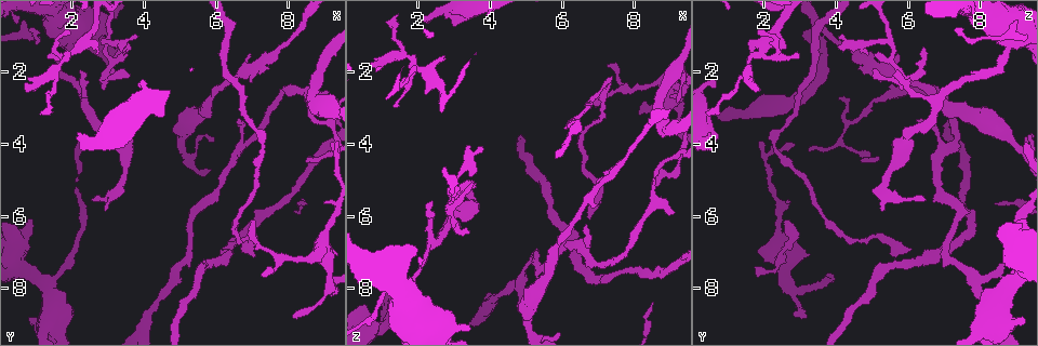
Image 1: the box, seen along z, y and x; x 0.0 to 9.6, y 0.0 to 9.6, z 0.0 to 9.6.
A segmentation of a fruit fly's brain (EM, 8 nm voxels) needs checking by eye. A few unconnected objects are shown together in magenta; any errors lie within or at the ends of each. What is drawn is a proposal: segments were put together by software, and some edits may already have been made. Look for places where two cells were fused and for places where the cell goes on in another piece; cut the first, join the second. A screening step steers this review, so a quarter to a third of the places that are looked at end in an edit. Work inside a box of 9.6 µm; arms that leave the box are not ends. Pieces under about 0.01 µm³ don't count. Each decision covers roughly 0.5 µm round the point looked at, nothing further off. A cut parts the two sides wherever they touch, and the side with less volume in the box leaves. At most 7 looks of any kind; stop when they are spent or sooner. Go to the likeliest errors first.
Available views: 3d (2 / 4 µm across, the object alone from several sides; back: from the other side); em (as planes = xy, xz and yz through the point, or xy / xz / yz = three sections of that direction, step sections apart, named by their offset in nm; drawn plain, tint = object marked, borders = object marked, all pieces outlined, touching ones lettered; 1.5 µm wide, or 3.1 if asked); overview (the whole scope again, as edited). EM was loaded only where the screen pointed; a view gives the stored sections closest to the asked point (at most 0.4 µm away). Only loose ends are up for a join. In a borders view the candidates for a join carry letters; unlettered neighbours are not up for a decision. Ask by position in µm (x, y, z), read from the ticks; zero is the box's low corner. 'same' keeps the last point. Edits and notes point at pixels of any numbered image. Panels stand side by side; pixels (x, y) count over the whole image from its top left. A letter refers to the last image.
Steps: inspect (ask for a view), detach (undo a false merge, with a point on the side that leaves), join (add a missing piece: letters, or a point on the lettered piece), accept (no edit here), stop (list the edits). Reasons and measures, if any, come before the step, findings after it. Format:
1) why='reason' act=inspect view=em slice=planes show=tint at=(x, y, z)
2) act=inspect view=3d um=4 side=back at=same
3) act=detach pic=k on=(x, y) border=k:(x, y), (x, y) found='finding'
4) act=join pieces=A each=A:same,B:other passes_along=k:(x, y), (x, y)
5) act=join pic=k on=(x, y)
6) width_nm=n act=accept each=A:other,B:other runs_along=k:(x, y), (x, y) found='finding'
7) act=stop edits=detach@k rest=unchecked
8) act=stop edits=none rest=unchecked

why='sharp bend' act=inspect view=3d um=4 at=(2.85, 1.10, 5.45)

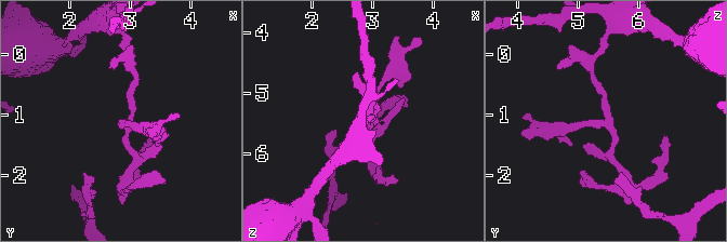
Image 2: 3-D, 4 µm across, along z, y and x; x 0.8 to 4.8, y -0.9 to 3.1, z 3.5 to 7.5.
act=inspect view=em slice=xy step=8 show=tint at=(2.95, 1.15, 5.40)

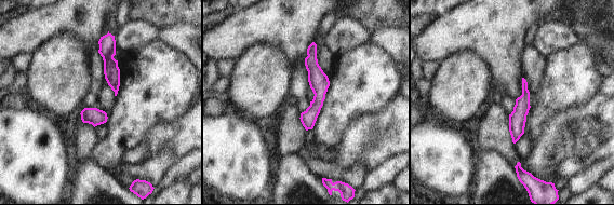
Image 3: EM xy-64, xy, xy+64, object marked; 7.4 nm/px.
act=inspect view=em slice=xz step=8 show=borders at=same

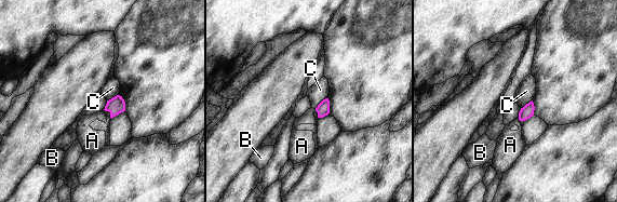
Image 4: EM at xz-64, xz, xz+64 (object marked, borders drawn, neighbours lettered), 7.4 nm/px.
width_nm=50 longest_contact=C:130nm act=accept each=A:other,B:other,C:other found='continuous, no second cell'

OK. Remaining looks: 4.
why='tapers out' act=inspect view=3d um=2 at=(1.40, 1.55, 3.05)

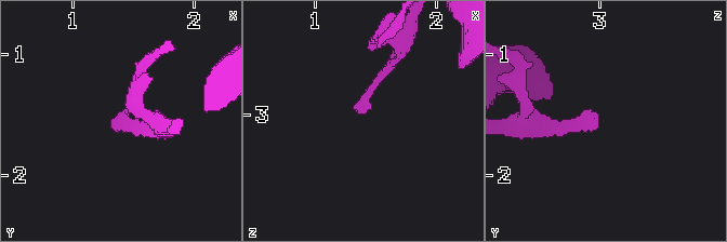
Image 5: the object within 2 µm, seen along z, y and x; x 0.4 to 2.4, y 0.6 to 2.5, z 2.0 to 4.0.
act=inspect view=em slice=xz step=4 show=borders at=(1.42, 1.52, 3.00)

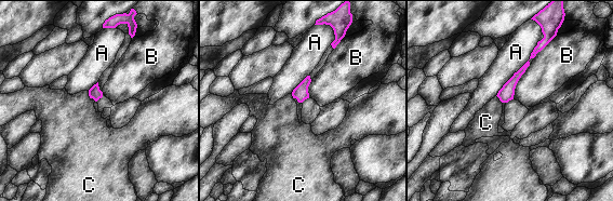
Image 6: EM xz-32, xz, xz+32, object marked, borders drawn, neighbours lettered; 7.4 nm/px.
act=accept each=A:other,B:other,C:other runs_along=6:(540, 47), (511, 82), (504, 99) found='none of them fits'

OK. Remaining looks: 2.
act=stop edits=none rest=unchecked

